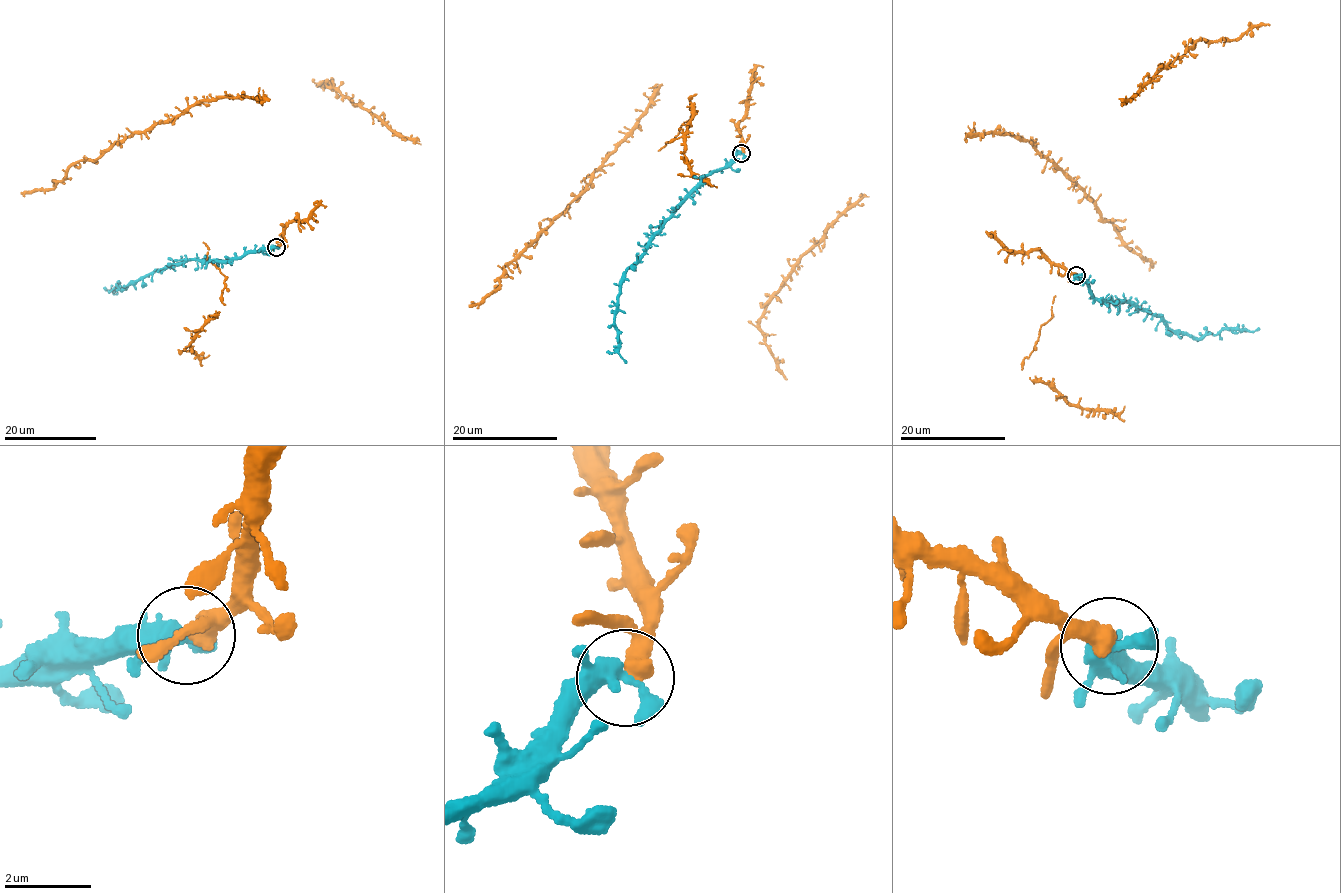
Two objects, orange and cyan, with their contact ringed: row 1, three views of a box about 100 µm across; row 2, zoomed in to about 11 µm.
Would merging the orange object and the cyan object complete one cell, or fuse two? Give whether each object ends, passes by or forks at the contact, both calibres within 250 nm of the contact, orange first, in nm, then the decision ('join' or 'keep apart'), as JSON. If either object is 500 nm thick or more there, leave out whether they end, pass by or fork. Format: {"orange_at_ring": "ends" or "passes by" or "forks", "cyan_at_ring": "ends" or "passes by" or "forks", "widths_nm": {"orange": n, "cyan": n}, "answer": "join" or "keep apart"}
{"orange_at_ring": "passes by", "cyan_at_ring": "forks", "widths_nm": {"orange": 360, "cyan": 300}, "answer": "join"}

